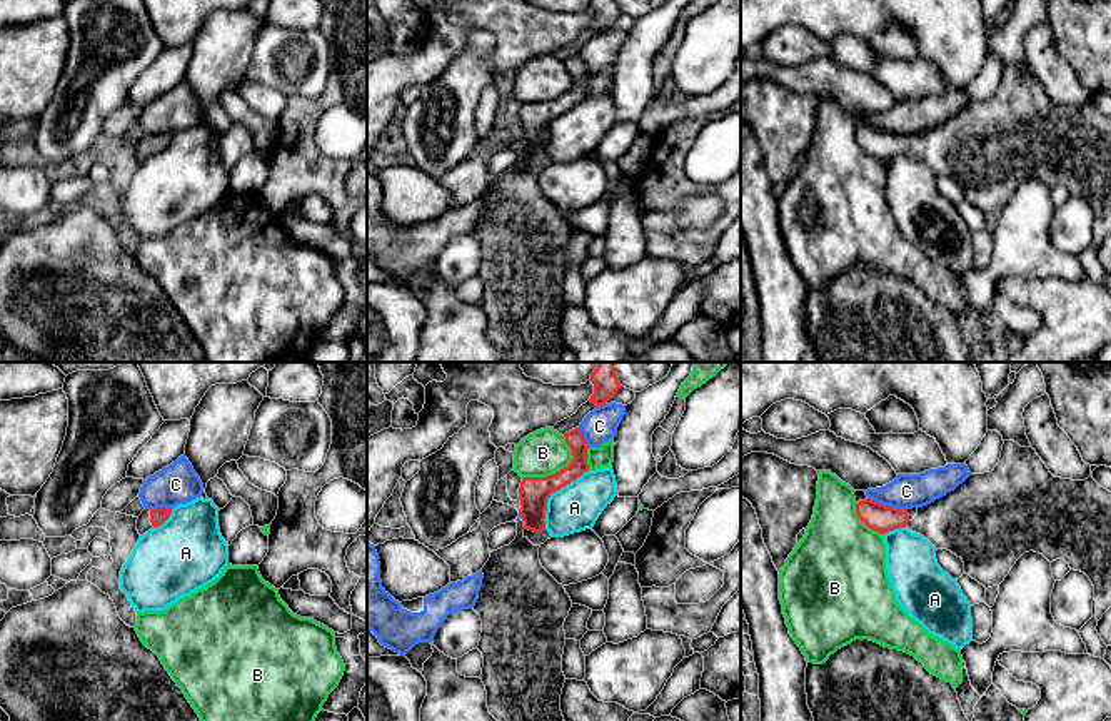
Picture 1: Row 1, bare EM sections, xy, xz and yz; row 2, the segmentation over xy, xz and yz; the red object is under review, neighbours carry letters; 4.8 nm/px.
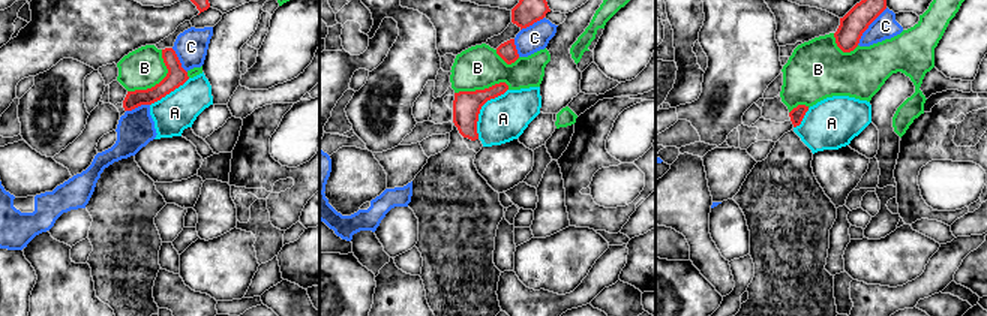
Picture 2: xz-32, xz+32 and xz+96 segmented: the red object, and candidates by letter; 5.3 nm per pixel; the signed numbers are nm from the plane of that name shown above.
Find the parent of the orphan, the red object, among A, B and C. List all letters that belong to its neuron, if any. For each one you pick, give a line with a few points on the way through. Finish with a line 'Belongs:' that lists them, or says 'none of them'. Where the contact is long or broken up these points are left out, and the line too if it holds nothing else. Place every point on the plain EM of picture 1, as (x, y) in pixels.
Belongs: none of them

